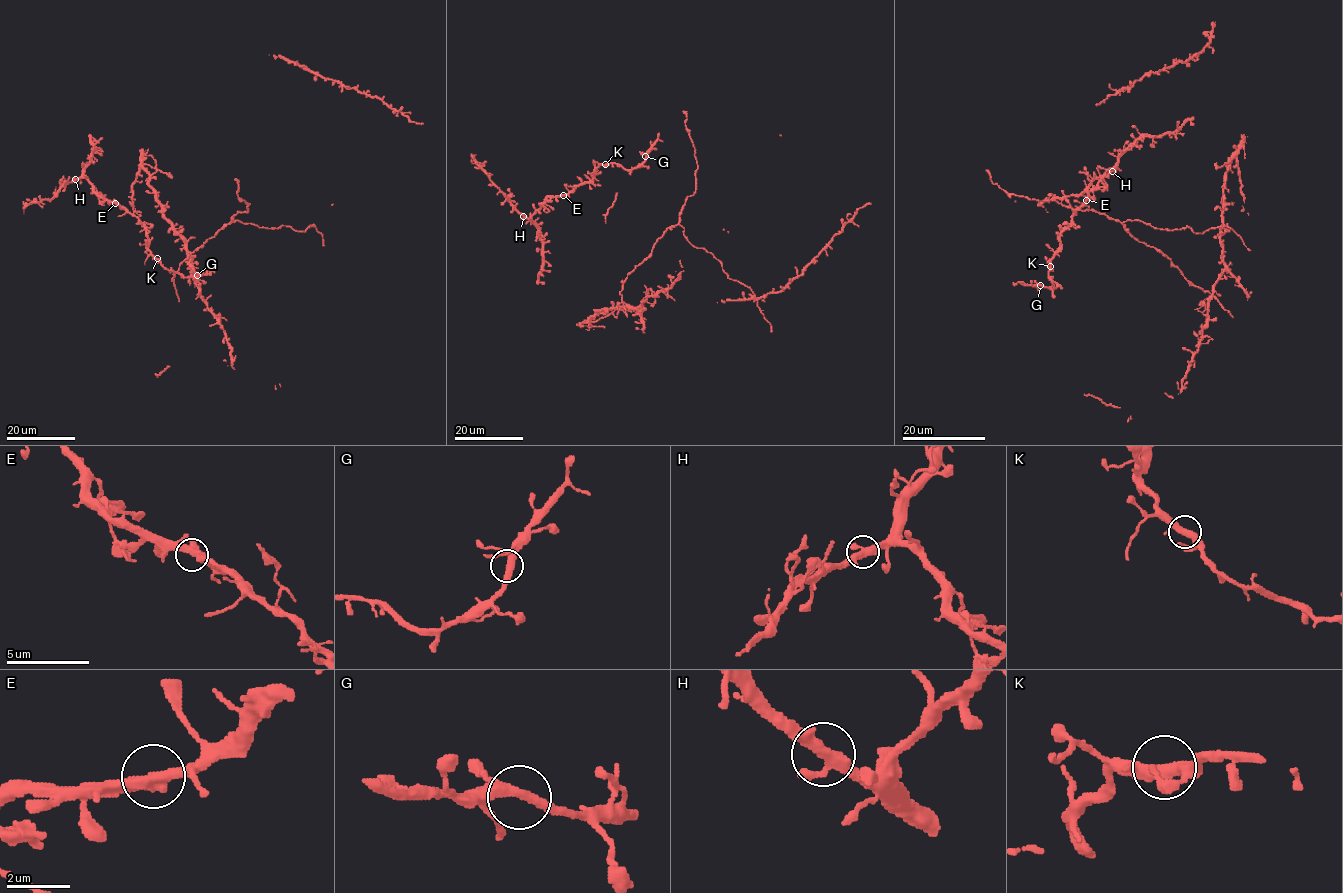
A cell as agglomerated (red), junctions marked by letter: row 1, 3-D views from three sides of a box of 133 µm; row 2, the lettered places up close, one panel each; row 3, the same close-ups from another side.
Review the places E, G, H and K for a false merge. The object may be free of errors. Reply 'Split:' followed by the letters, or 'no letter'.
Split: no letter

